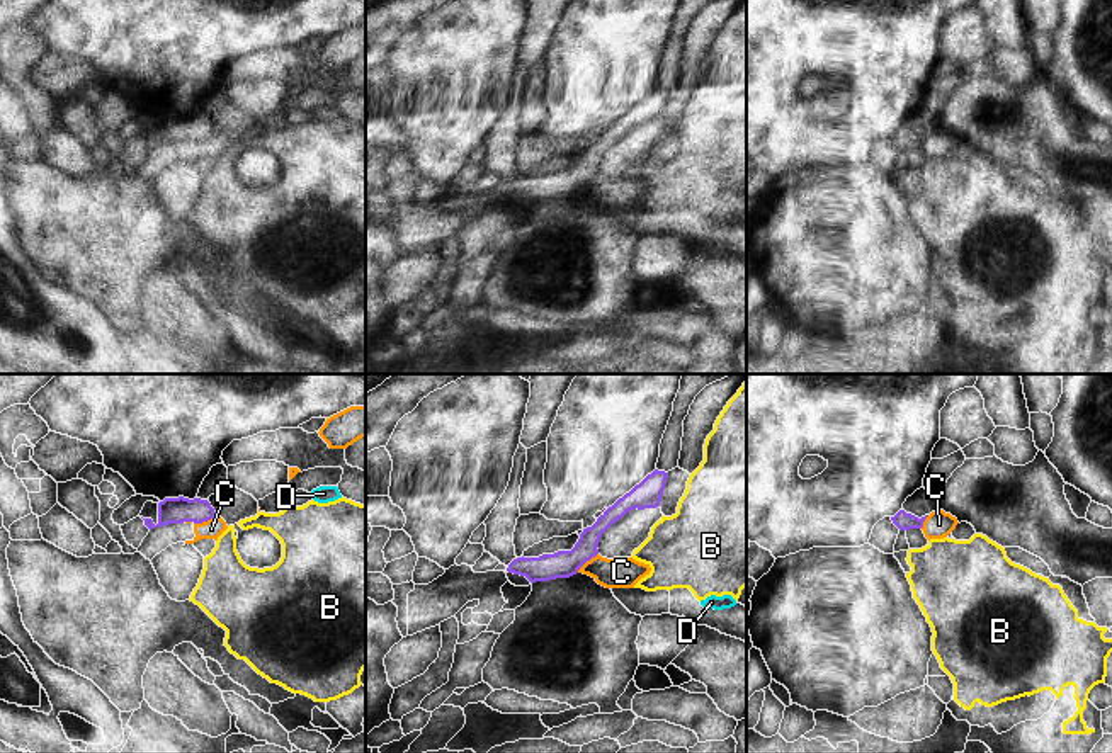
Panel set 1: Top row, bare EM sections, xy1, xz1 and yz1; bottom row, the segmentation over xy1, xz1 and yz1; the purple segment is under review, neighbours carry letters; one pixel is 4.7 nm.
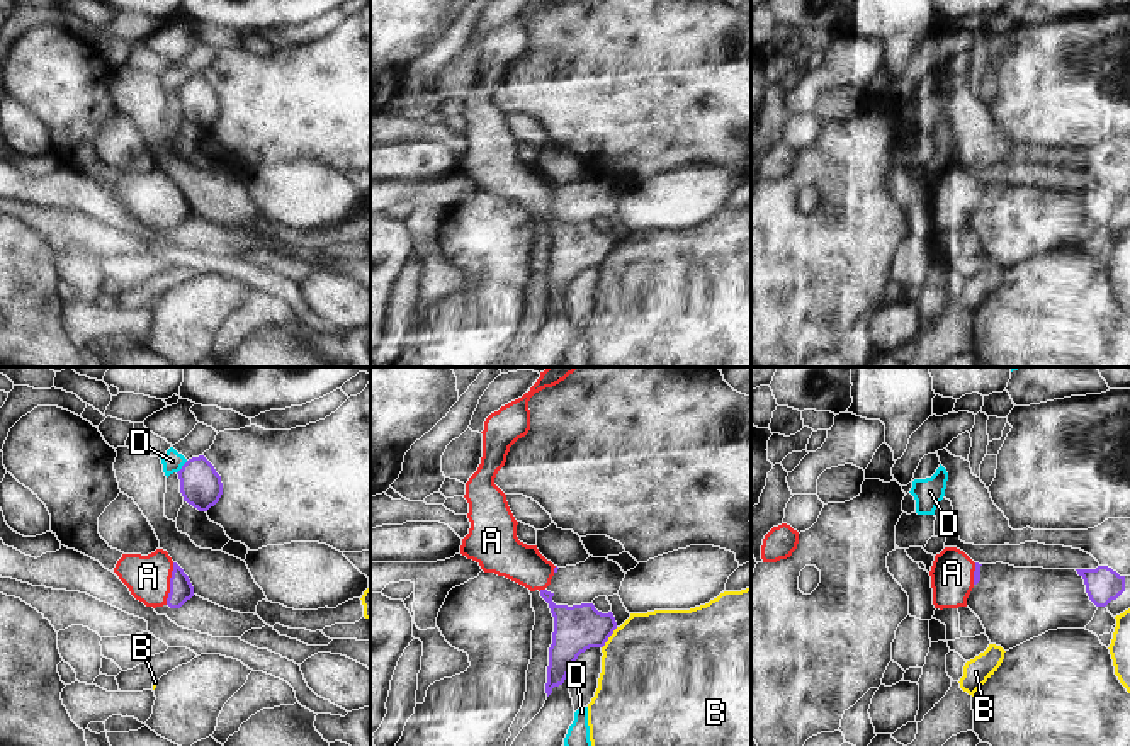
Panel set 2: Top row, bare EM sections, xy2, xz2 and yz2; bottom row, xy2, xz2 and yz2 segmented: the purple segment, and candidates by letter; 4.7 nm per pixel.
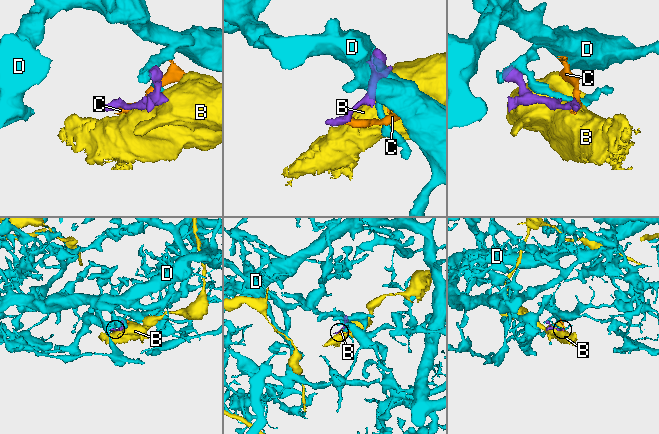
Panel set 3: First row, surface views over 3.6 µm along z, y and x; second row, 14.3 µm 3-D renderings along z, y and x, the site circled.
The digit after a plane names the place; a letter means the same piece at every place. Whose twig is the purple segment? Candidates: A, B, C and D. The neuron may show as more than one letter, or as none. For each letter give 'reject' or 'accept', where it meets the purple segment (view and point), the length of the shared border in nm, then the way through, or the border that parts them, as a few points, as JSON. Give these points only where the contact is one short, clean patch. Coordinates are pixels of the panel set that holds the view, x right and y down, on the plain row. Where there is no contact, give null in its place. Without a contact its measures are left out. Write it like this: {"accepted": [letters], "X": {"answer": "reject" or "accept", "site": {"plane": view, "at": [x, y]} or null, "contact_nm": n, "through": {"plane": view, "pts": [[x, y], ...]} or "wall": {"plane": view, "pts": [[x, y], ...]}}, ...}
{"accepted": ["A"], "A": {"answer": "accept", "site": {"plane": "xy2", "at": [170, 203]}, "contact_nm": 200, "through": {"plane": "xy2", "pts": [[180, 208], [170, 203], [148, 196]]}}, "B": {"answer": "reject", "site": {"plane": "xz2", "at": [609, 255]}, "contact_nm": 130, "wall": {"plane": "xz2", "pts": [[617, 247], [602, 267]]}}, "C": {"answer": "reject", "site": {"plane": "xy1", "at": [204, 140]}, "contact_nm": 120, "wall": {"plane": "xy1", "pts": [[216, 135], [194, 143]]}}, "D": {"answer": "reject", "site": {"plane": "xy2", "at": [182, 87]}, "contact_nm": 80, "wall": {"plane": "xy2", "pts": [[187, 80], [177, 92]]}}}

